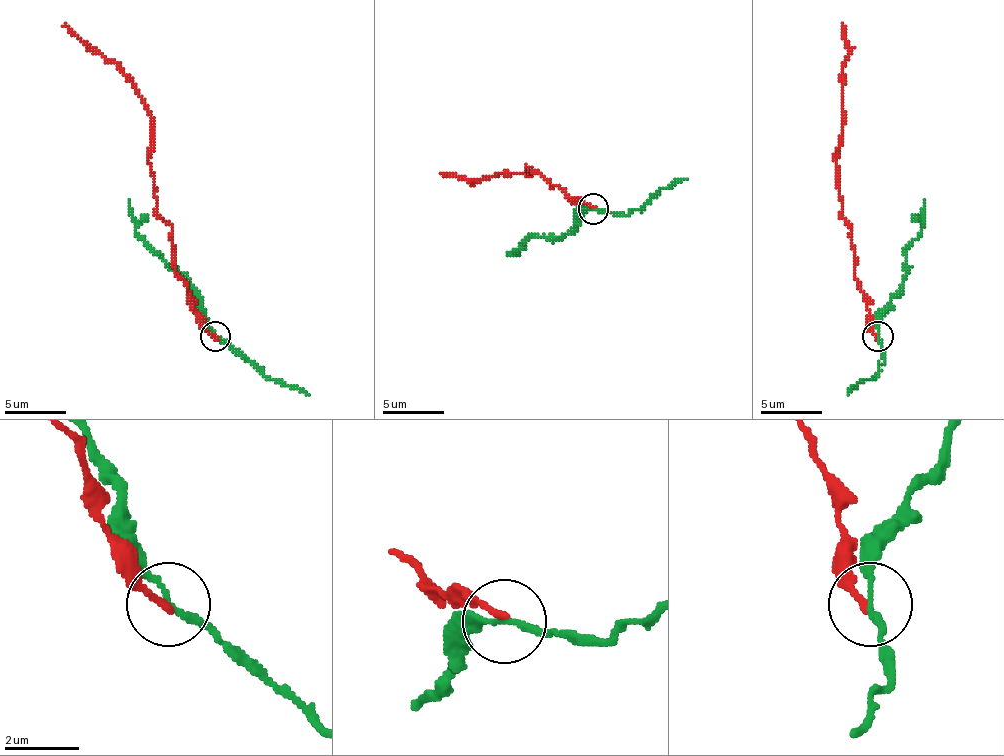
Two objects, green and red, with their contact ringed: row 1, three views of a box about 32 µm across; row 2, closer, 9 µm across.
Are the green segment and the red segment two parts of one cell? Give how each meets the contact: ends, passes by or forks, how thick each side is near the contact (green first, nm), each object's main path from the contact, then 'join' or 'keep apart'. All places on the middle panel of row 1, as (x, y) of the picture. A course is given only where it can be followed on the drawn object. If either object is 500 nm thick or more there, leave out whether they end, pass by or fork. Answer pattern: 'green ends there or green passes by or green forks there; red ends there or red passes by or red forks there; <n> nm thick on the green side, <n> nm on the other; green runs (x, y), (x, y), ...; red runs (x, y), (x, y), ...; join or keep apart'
green passes by; red ends there; 150 nm thick on the green side, 180 nm on the other; green runs (592, 210), (586, 210), (568, 234), (531, 237), (507, 255); red runs (592, 206), (525, 167), (528, 173), (471, 179), (440, 173); keep apart

